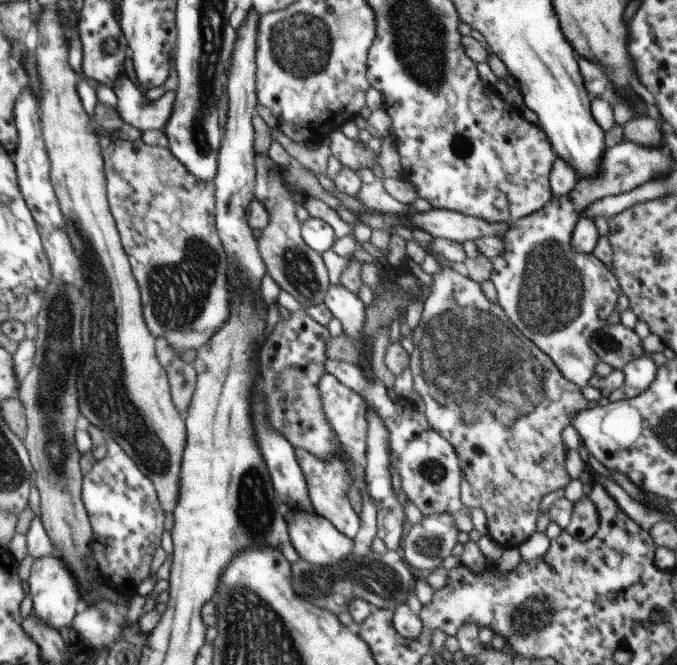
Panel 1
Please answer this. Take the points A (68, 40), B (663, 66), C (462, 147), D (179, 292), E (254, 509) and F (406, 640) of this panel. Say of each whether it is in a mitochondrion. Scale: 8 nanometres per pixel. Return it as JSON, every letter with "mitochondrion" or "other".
{"A":"other","B":"other","C":"other","D":"mitochondrion","E":"mitochondrion","F":"other"}

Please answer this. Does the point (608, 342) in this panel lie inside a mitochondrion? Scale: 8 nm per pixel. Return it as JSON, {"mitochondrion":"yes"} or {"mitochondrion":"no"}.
{"mitochondrion":"yes"}

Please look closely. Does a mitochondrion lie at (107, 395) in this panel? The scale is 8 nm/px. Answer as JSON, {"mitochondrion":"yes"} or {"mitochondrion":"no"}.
{"mitochondrion":"yes"}

